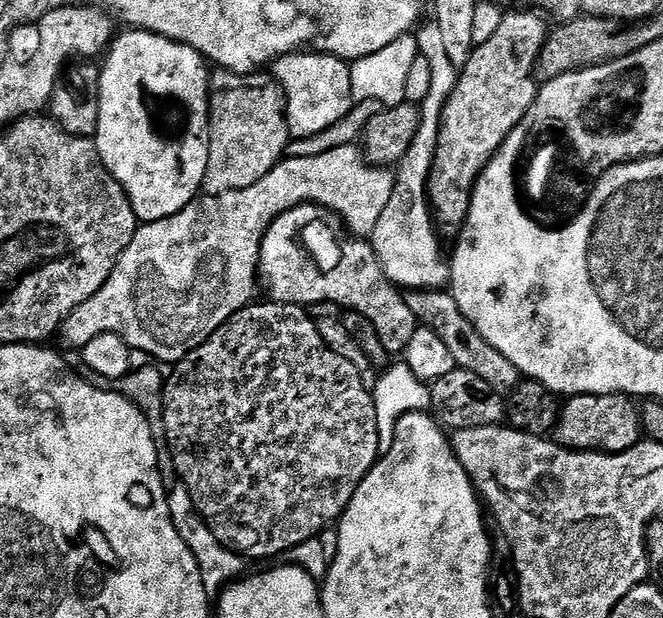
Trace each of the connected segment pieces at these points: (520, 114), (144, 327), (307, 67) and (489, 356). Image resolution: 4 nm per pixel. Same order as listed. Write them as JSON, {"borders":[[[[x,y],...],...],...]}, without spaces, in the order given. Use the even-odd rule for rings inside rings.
{"borders":[[[[512,10],[504,14],[501,24],[493,30],[490,38],[477,43],[472,49],[469,61],[464,68],[459,69],[456,84],[443,108],[439,140],[436,143],[431,175],[427,183],[430,207],[437,223],[443,229],[446,227],[459,230],[464,227],[472,201],[472,189],[476,186],[477,178],[484,173],[484,167],[494,158],[502,142],[506,142],[506,138],[517,131],[515,128],[524,119],[529,119],[531,110],[536,105],[536,60],[540,57],[542,46],[548,41],[550,33],[550,24],[540,16],[544,17],[536,10]]],[[[340,146],[338,149],[330,150],[328,153],[318,154],[316,157],[287,157],[276,165],[274,170],[270,170],[270,174],[266,174],[266,178],[262,178],[258,182],[254,182],[254,186],[246,186],[246,190],[234,190],[227,192],[221,196],[205,196],[201,195],[200,200],[196,200],[193,204],[185,203],[178,214],[167,216],[161,220],[153,220],[144,222],[133,231],[126,250],[119,256],[115,264],[112,265],[110,278],[102,285],[101,288],[95,289],[91,294],[92,297],[88,301],[77,303],[72,313],[66,317],[66,323],[62,328],[62,336],[64,332],[64,340],[70,347],[76,350],[83,349],[84,345],[94,342],[94,338],[98,338],[98,334],[106,334],[113,332],[118,334],[128,344],[129,348],[137,353],[145,352],[148,356],[157,356],[160,360],[172,360],[171,362],[179,362],[194,351],[198,346],[202,346],[211,336],[220,329],[223,324],[227,324],[232,319],[232,315],[239,312],[240,309],[248,307],[257,299],[256,296],[256,280],[258,281],[258,273],[260,270],[260,248],[264,244],[264,236],[268,232],[268,228],[275,222],[283,212],[290,211],[292,208],[301,207],[308,204],[325,204],[328,208],[333,208],[336,212],[344,215],[343,219],[346,224],[356,224],[356,228],[371,228],[372,220],[378,222],[378,218],[382,218],[382,210],[386,201],[392,194],[394,185],[393,177],[388,177],[387,171],[381,170],[379,167],[368,163],[367,159],[362,155],[361,149],[356,146]],[[344,188],[364,188],[364,192],[360,192],[360,196],[352,196],[352,192],[344,192]],[[360,208],[364,208],[364,212],[368,212],[368,216],[360,216]]],[[[301,50],[280,57],[275,61],[275,68],[275,83],[282,89],[282,96],[286,101],[288,130],[293,137],[321,134],[352,109],[354,101],[351,96],[351,67],[339,56],[329,56],[315,50]]],[[[409,289],[405,293],[404,299],[417,323],[434,330],[434,334],[438,334],[438,338],[442,338],[444,345],[450,349],[457,368],[464,368],[466,371],[478,374],[478,378],[488,382],[501,394],[511,393],[516,385],[521,383],[520,372],[510,362],[510,358],[498,354],[498,350],[494,350],[494,346],[490,346],[490,342],[486,342],[486,338],[482,338],[482,334],[478,334],[476,327],[458,309],[458,302],[454,300],[449,291],[445,289]]]]}

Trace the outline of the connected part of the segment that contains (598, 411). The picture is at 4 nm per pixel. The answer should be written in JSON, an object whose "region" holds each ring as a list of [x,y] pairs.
{"region":[[[583,392],[580,396],[569,396],[563,401],[554,440],[561,448],[577,452],[625,452],[641,443],[643,432],[642,408],[633,397],[618,392],[601,396]]]}

